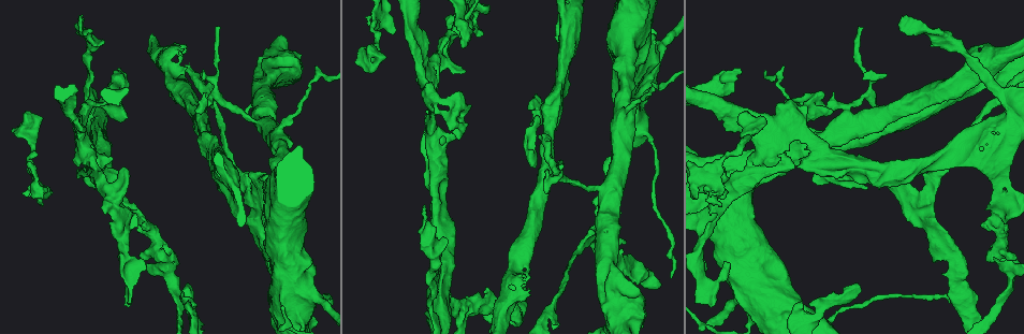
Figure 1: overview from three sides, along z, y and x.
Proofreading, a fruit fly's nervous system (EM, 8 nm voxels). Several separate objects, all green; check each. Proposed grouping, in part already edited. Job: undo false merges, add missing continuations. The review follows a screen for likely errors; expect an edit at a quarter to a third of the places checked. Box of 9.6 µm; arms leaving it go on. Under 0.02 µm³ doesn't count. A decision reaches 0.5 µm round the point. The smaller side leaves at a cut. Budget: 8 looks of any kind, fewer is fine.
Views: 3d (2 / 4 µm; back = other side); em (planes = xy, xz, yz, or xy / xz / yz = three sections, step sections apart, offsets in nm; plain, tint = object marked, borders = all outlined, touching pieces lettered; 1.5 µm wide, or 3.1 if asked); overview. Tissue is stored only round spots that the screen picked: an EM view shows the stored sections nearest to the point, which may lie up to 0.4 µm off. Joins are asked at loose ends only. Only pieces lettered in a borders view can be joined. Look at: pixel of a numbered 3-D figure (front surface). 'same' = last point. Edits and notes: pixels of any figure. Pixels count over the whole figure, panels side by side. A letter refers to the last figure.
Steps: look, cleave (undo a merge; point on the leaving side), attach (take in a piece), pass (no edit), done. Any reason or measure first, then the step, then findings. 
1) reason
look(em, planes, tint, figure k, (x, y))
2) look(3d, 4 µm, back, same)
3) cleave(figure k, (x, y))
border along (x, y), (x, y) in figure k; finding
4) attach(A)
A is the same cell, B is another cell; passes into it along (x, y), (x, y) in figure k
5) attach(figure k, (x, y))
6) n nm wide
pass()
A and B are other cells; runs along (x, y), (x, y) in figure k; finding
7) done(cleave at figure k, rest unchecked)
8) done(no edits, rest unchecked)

abrupt turn
look(3d, 4 µm, figure 1, (85, 108))

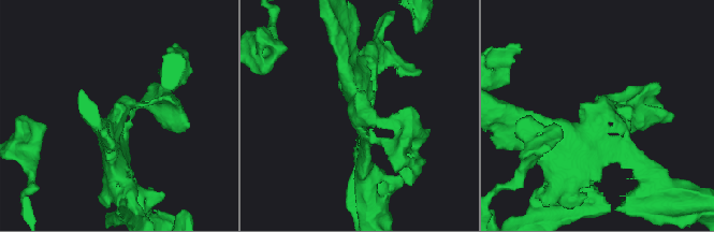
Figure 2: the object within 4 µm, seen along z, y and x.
need the tissue
look(em, xy, step 8, borders, figure 2, (120, 110))

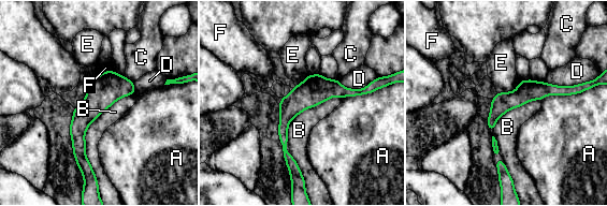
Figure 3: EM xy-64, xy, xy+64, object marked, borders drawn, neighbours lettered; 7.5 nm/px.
pass()
A, B, C, D, E and F are other cells; border along (134, 93), (85, 133), (95, 176) in figure 3; all the same cell

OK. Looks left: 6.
free end
look(em, 3.1 µm, planes, plain, figure 1, (369, 45))

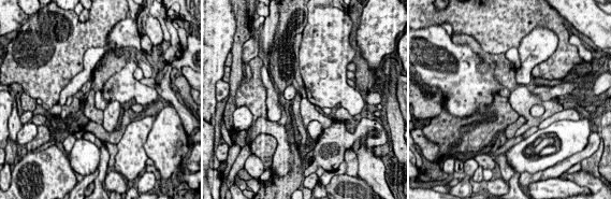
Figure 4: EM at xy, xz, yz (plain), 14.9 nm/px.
what lies round it
look(em, 3.1 µm, planes, borders, same)

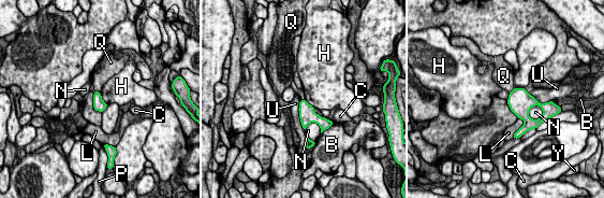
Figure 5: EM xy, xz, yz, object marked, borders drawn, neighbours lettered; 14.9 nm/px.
U touches over 460 nm
pass()
B, C, H, L, N, P, Q, U and Y are other cells; no lettered piece goes on from it

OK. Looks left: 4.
sudden change in width
look(em, planes, borders, figure 1, (847, 120))

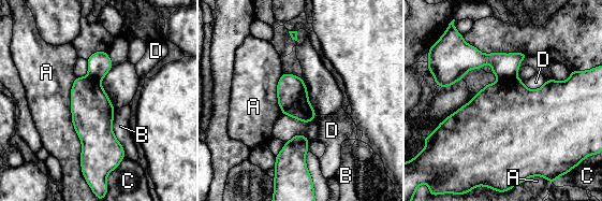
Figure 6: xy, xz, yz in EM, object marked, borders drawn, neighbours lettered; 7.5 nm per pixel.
A touches over 850 nm
cleave(figure 6, (507, 111))
A, B, C and D are other cells; border along (514, 76), (498, 79) in figure 6; two cells meet here

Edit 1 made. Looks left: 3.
done(cleave at figure 6, rest unchecked)

